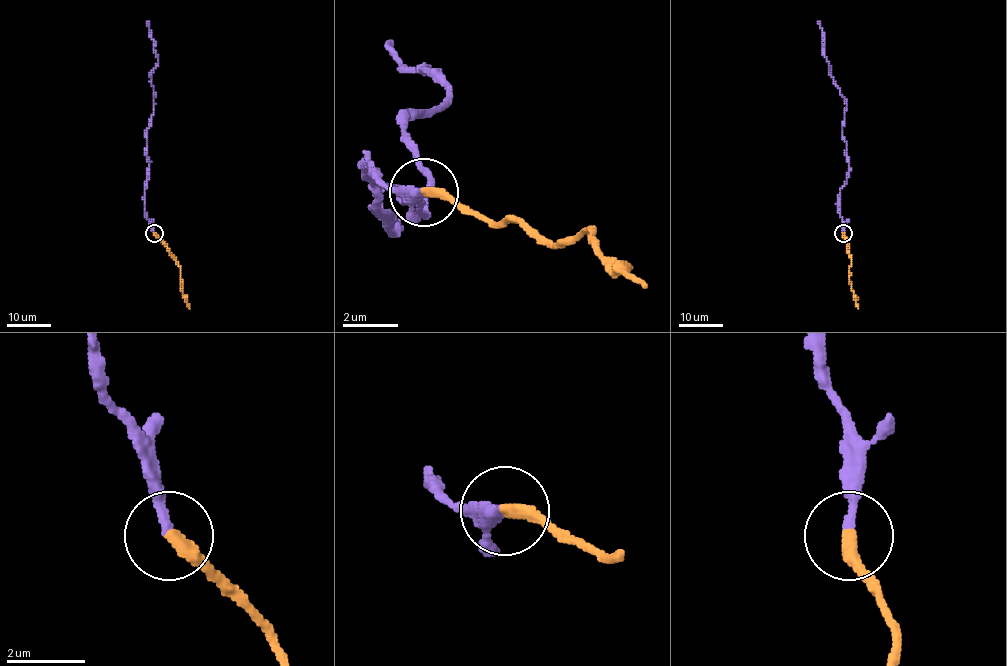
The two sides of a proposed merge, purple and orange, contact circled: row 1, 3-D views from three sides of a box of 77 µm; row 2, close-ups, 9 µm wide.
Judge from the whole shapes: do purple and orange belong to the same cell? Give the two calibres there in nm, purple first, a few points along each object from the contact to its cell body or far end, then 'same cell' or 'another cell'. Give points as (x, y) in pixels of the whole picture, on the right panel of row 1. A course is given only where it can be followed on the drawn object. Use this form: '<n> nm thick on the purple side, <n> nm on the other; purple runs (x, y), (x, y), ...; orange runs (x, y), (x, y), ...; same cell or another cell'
240 nm thick on the purple side, 380 nm on the other; purple runs (843, 233), (839, 192), (849, 171), (842, 131), (846, 100), (830, 73), (818, 21); orange runs (843, 233), (852, 260), (850, 290), (858, 309); same cell

